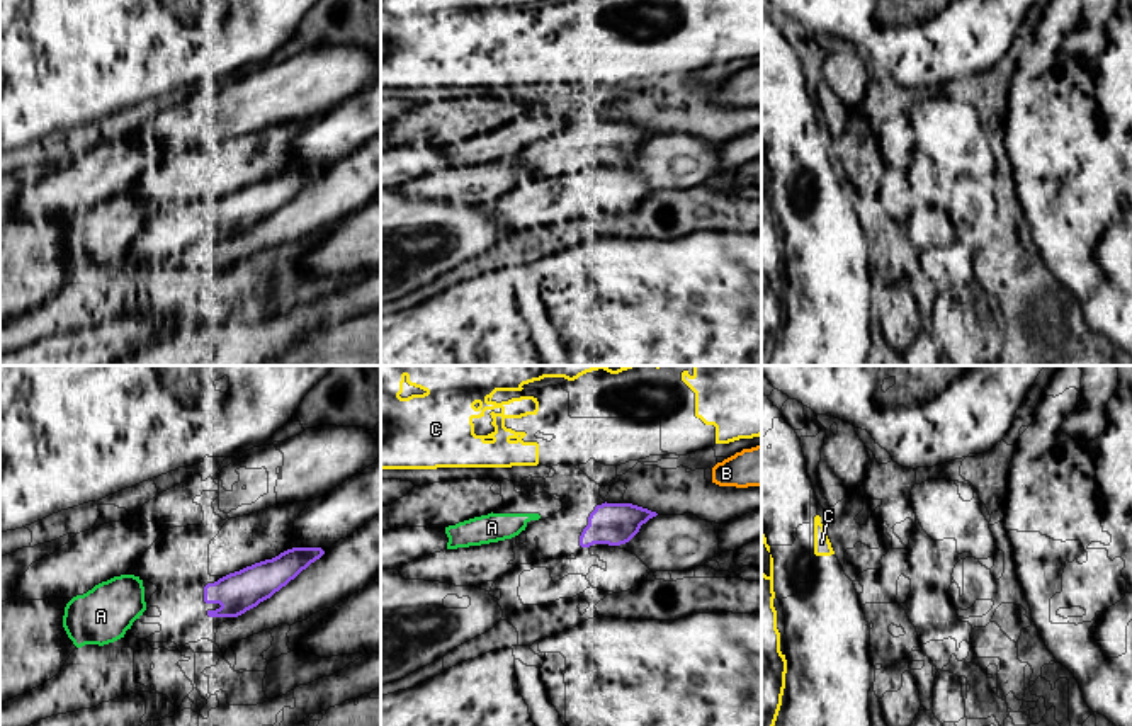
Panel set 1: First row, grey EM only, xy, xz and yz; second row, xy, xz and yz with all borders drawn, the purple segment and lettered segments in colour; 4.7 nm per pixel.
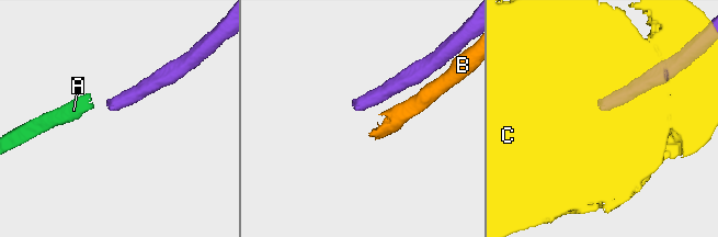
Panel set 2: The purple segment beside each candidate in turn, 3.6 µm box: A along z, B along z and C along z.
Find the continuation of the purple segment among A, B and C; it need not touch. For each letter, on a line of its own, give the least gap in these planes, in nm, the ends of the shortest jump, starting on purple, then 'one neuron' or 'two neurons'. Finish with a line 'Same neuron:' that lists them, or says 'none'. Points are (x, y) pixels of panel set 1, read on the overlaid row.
A: 220 nm apart; from purple across xz (580, 536), (539, 517); two neurons
B: 300 nm apart; from purple across xz (656, 514), (713, 482); two neurons
C: 340 nm apart; from purple across xz (595, 507), (537, 463); two neurons
Same neuron: none

